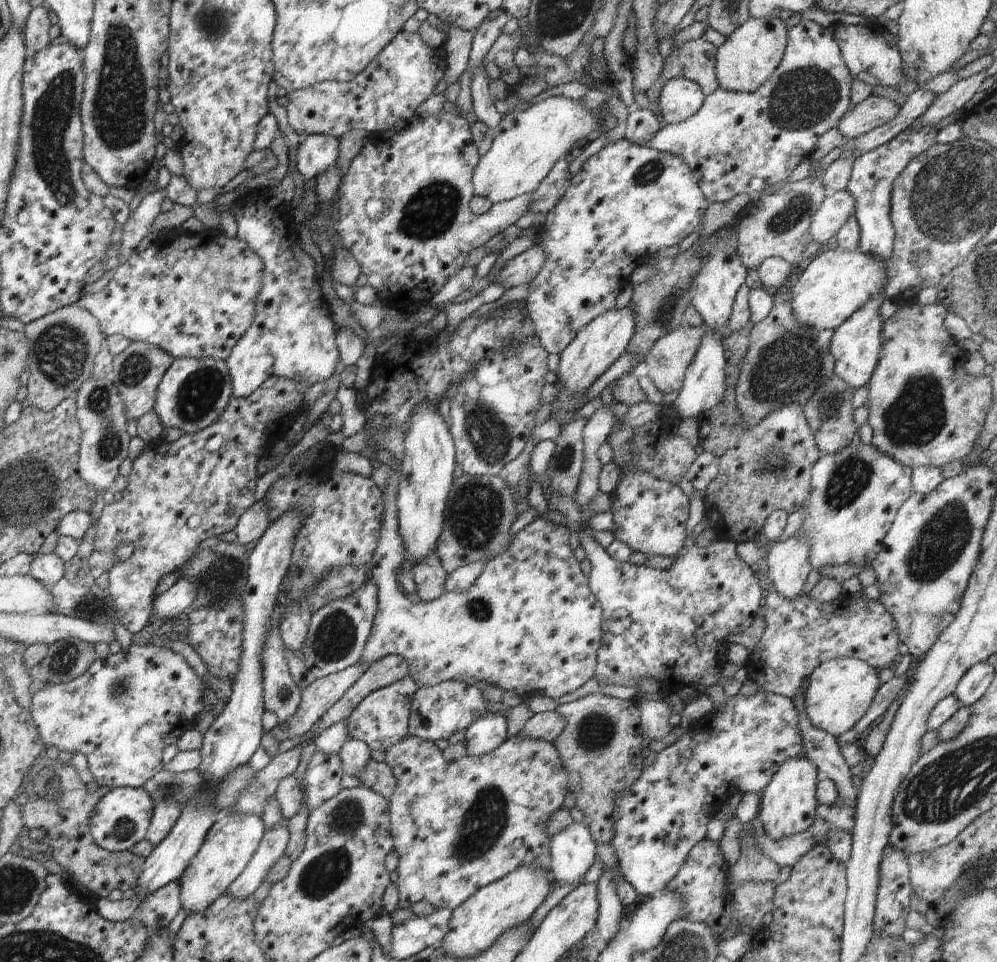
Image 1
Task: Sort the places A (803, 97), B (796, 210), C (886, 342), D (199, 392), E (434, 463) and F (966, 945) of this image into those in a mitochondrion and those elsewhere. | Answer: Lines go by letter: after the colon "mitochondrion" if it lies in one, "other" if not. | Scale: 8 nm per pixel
A: mitochondrion
B: mitochondrion
C: other
D: mitochondrion
E: other
F: other

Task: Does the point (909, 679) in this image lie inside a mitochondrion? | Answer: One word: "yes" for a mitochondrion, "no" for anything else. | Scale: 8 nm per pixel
no

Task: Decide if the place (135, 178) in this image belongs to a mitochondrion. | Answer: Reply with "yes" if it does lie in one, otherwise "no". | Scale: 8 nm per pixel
no

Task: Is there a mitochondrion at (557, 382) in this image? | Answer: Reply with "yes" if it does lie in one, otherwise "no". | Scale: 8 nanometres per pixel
no

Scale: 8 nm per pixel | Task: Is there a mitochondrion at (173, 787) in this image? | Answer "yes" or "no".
yes

